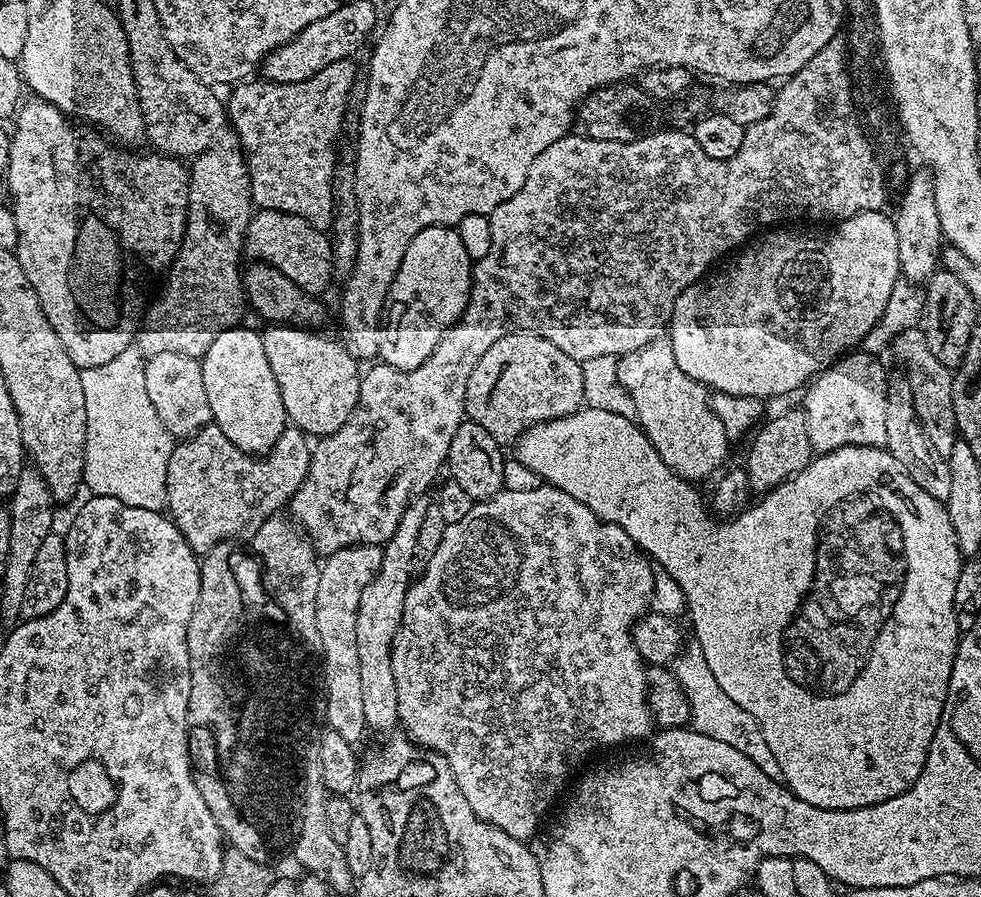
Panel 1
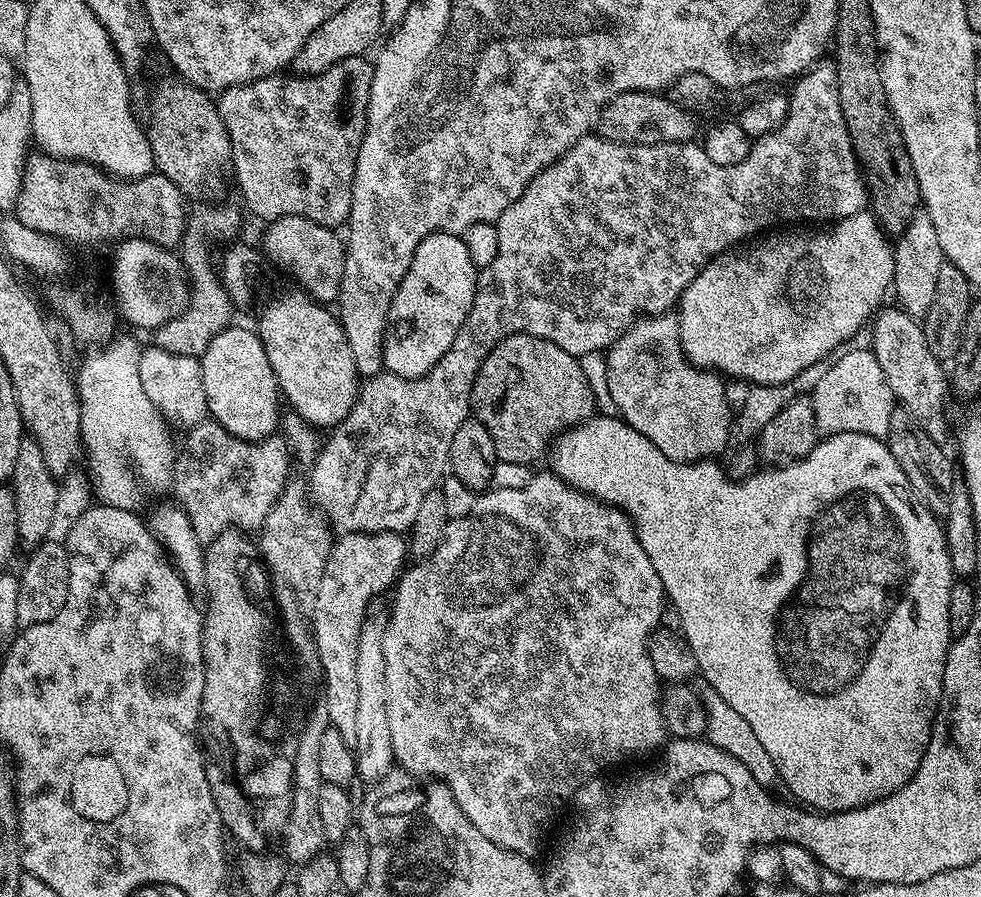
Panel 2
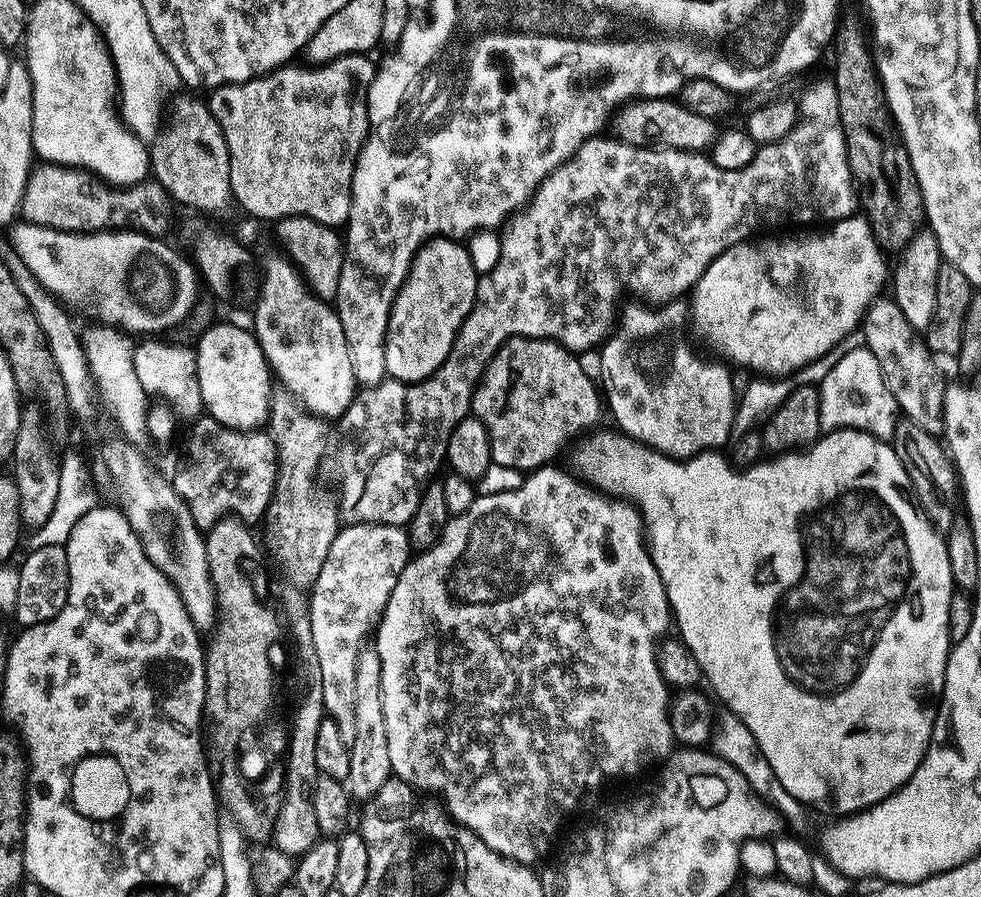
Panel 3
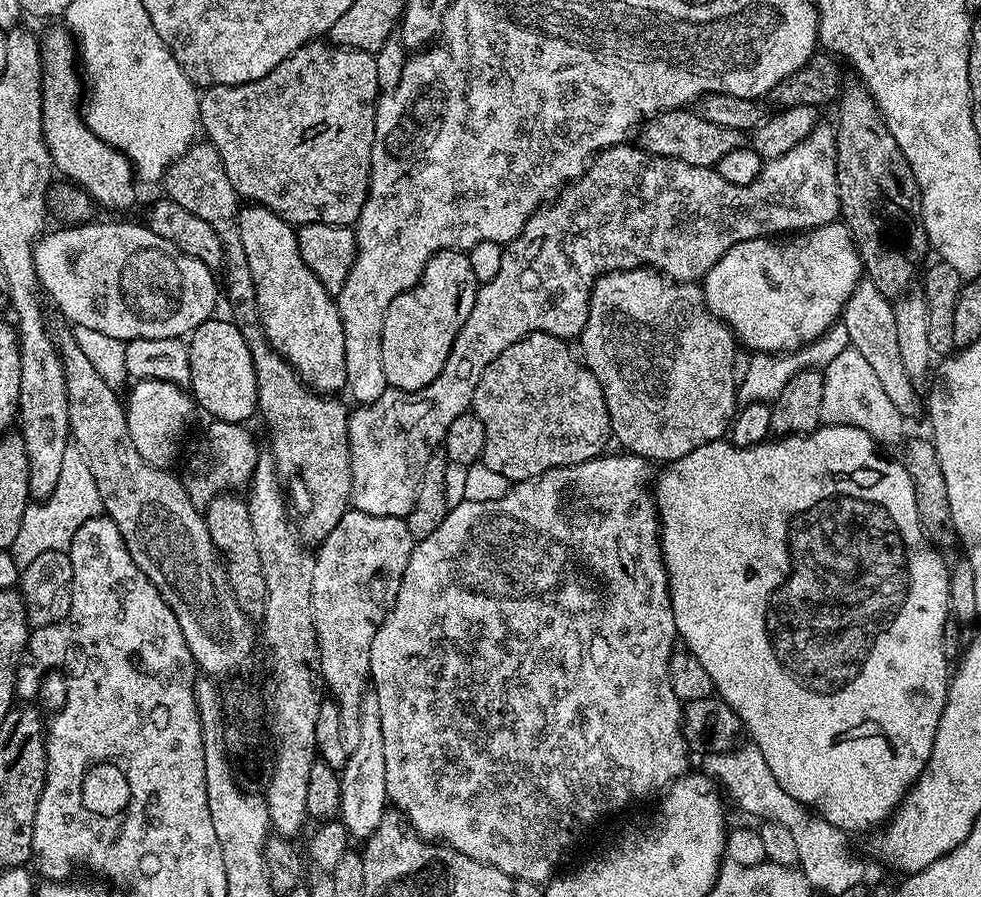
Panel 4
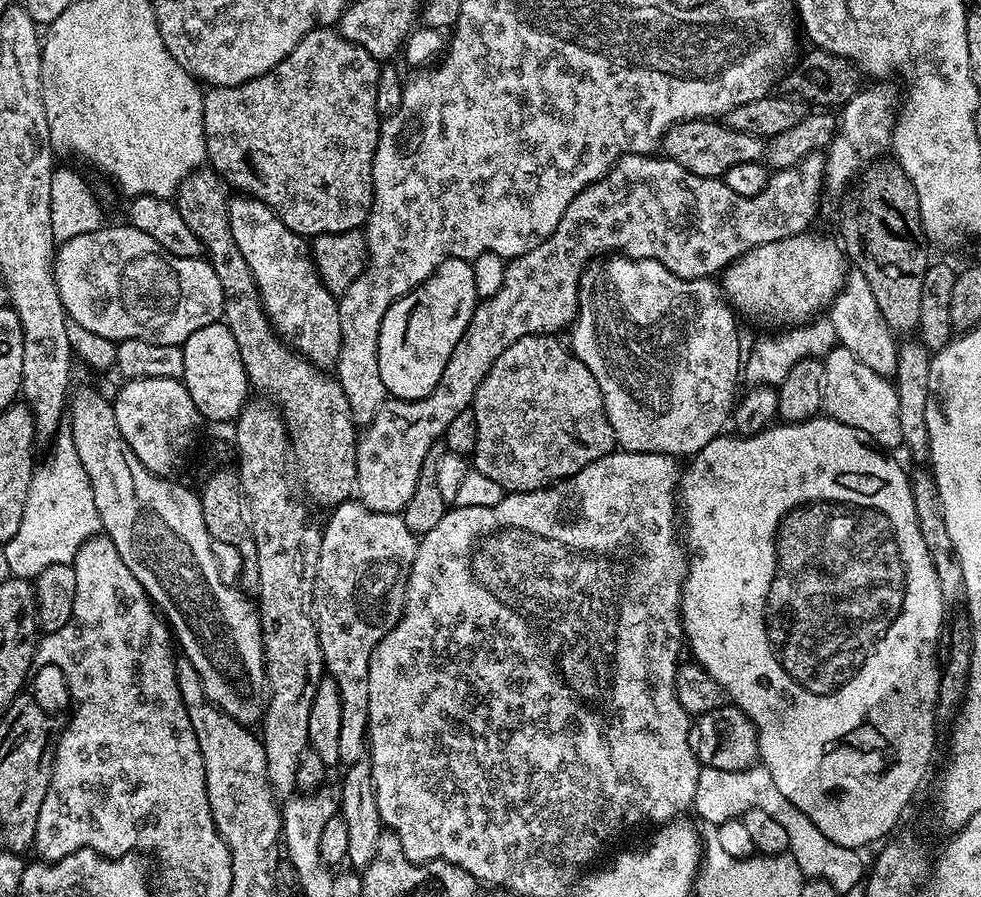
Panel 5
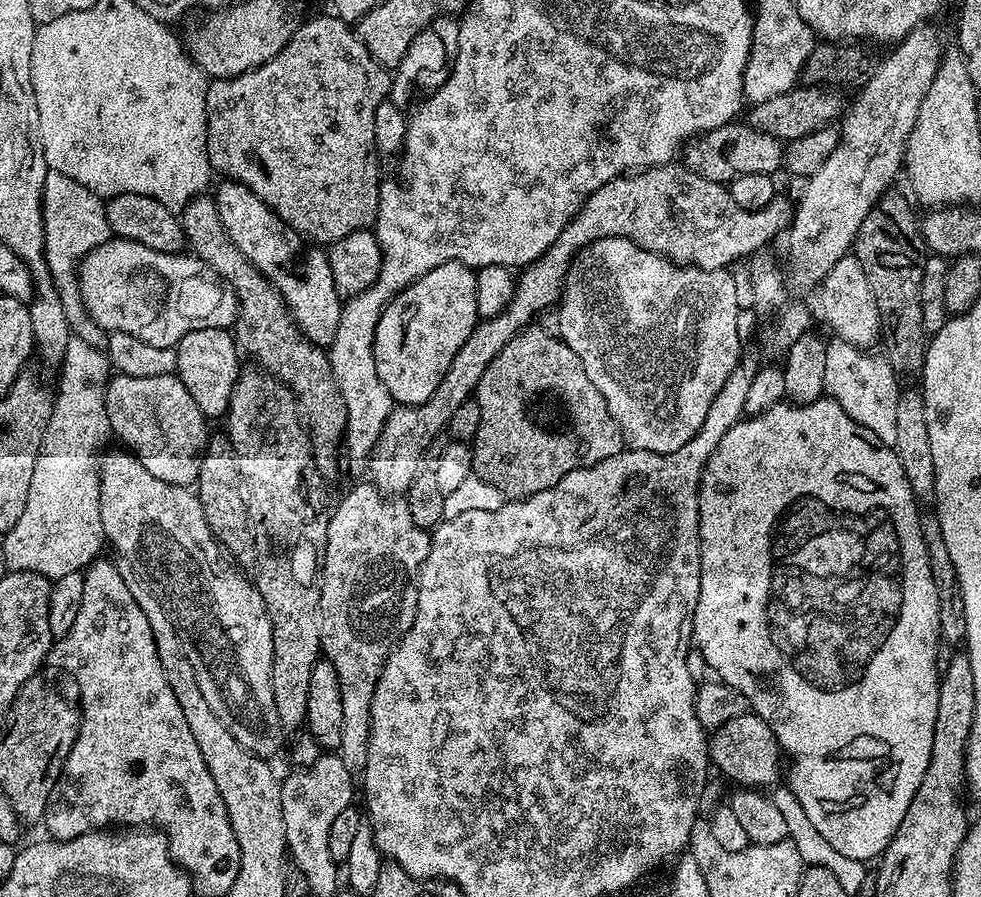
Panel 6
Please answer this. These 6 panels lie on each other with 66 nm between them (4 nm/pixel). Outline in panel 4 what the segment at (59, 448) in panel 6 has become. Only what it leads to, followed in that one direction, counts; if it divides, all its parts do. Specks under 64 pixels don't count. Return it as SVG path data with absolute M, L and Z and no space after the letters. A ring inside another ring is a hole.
M70 446L62 457L62 475L58 478L58 486L54 486L56 502L62 512L74 512L74 520L60 518L59 514L49 508L51 501L41 500L29 503L22 514L22 526L18 529L18 538L14 538L10 555L17 569L23 570L47 552L63 552L72 543L77 529L96 516L101 515L102 505L98 494L98 482L94 482L94 474L90 474L90 466L80 449Z

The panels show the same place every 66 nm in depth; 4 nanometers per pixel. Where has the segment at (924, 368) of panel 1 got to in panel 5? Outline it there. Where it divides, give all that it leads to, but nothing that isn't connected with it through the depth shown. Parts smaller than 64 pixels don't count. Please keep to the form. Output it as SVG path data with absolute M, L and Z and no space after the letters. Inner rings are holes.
M849 271L848 277L840 287L840 293L832 299L830 317L837 331L839 347L850 350L850 354L866 362L870 370L889 378L895 377L898 340L886 318L882 318L882 310L878 310L878 302L874 302L870 282L866 282L866 278L860 272Z

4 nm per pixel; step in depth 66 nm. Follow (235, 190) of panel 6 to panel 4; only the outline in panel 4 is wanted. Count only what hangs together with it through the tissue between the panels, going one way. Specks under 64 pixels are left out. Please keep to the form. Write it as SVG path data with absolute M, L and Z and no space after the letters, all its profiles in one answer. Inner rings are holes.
M259 206L241 207L239 218L238 234L242 238L242 250L246 254L250 274L254 278L255 315L264 337L312 391L321 394L339 393L339 388L341 391L346 385L346 338L342 334L342 318L336 309L335 299L322 286L322 282L314 278L310 266L302 262L296 228L269 208Z

